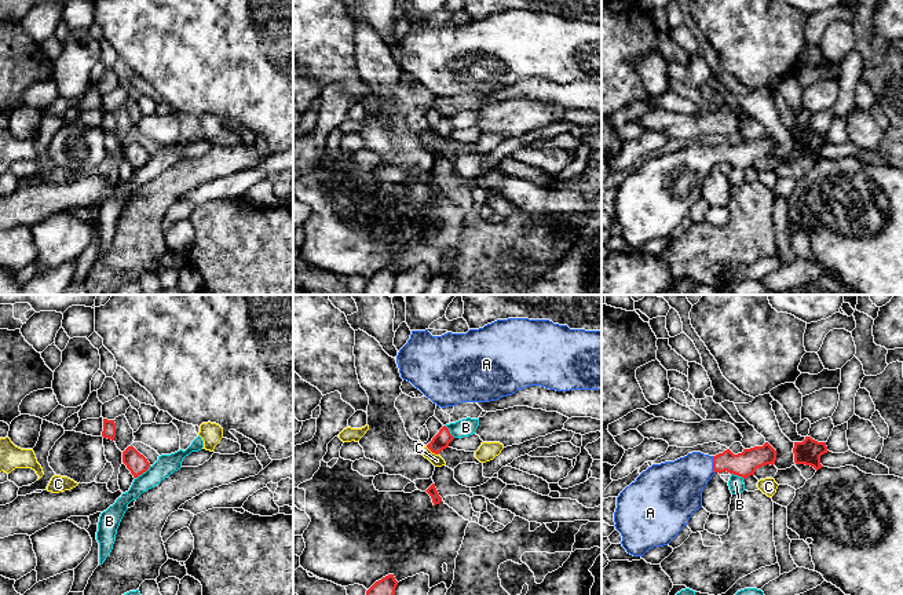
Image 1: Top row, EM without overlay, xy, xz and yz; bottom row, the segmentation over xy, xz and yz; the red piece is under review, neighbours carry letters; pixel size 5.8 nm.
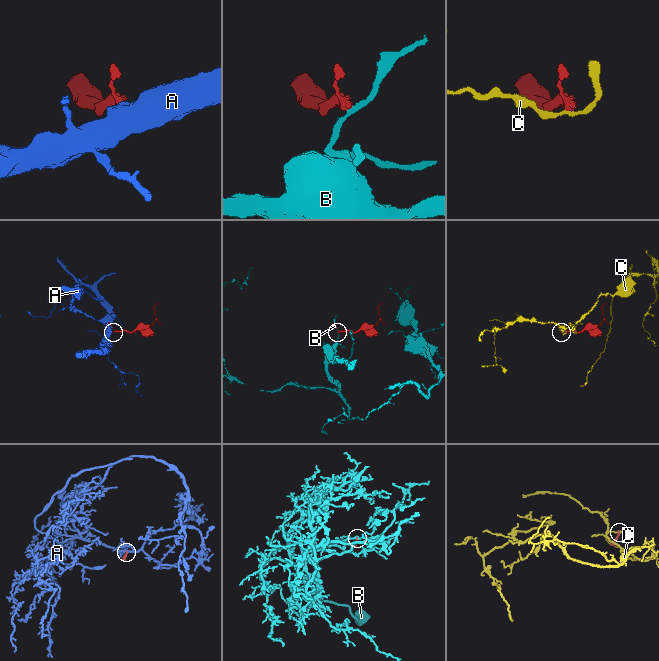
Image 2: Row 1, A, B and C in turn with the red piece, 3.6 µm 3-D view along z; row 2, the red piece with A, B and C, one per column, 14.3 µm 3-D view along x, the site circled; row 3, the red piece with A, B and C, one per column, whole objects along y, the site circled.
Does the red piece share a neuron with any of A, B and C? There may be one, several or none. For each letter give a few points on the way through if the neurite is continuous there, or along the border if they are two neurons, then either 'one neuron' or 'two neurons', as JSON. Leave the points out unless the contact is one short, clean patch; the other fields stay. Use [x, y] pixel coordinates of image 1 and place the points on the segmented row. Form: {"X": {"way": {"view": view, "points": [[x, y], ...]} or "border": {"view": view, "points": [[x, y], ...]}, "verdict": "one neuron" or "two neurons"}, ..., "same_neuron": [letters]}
{"A": {"verdict": "one neuron"}, "B": {"border": {"view": "xy", "points": [[150, 466], [135, 478]]}, "verdict": "two neurons"}, "C": {"border": {"view": "xz", "points": [[426, 446], [438, 455]]}, "verdict": "two neurons"}, "same_neuron": ["A"]}

